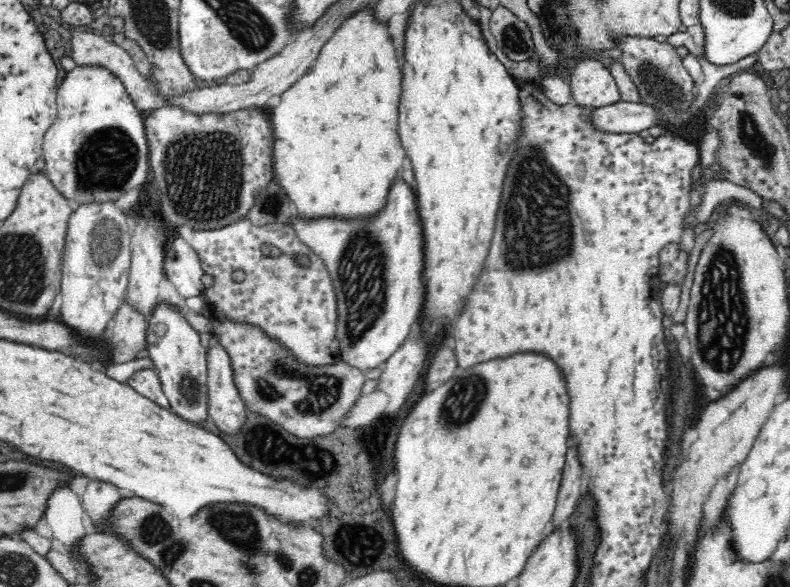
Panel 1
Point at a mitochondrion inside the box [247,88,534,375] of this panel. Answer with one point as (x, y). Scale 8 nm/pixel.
(362, 264)

